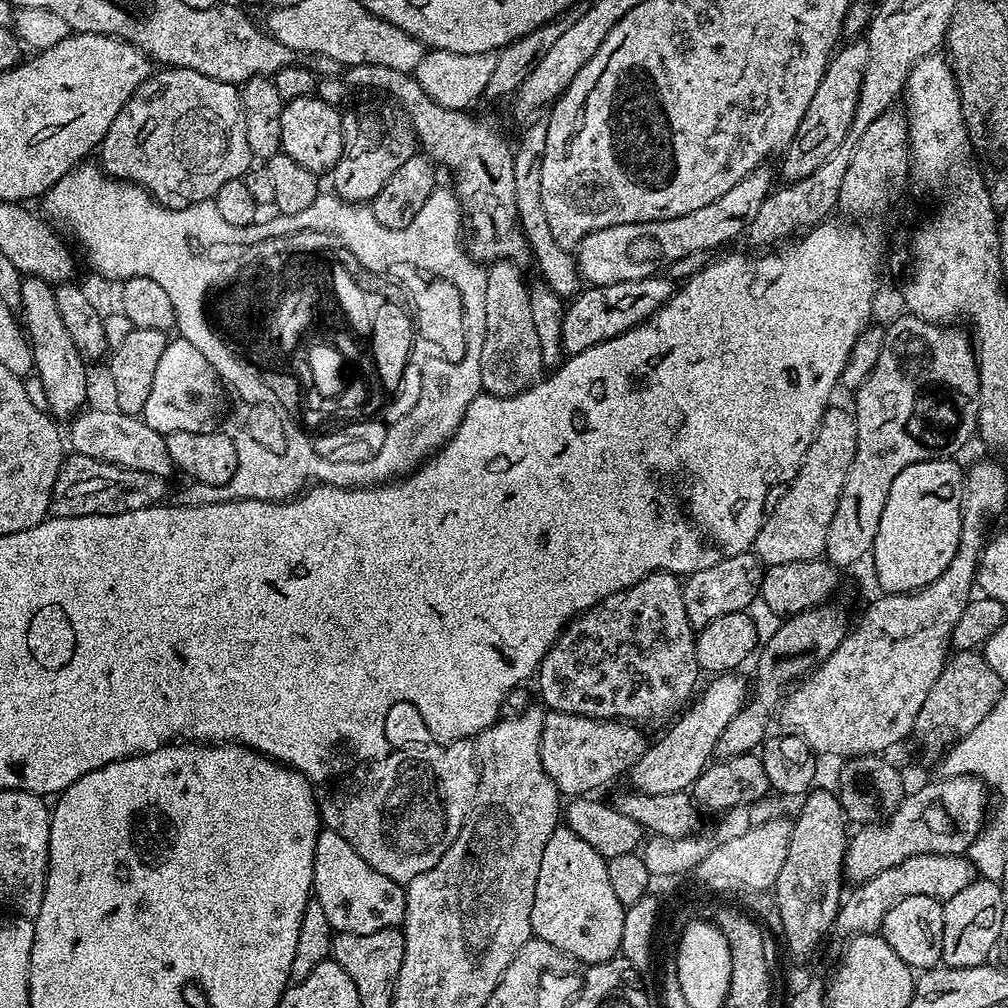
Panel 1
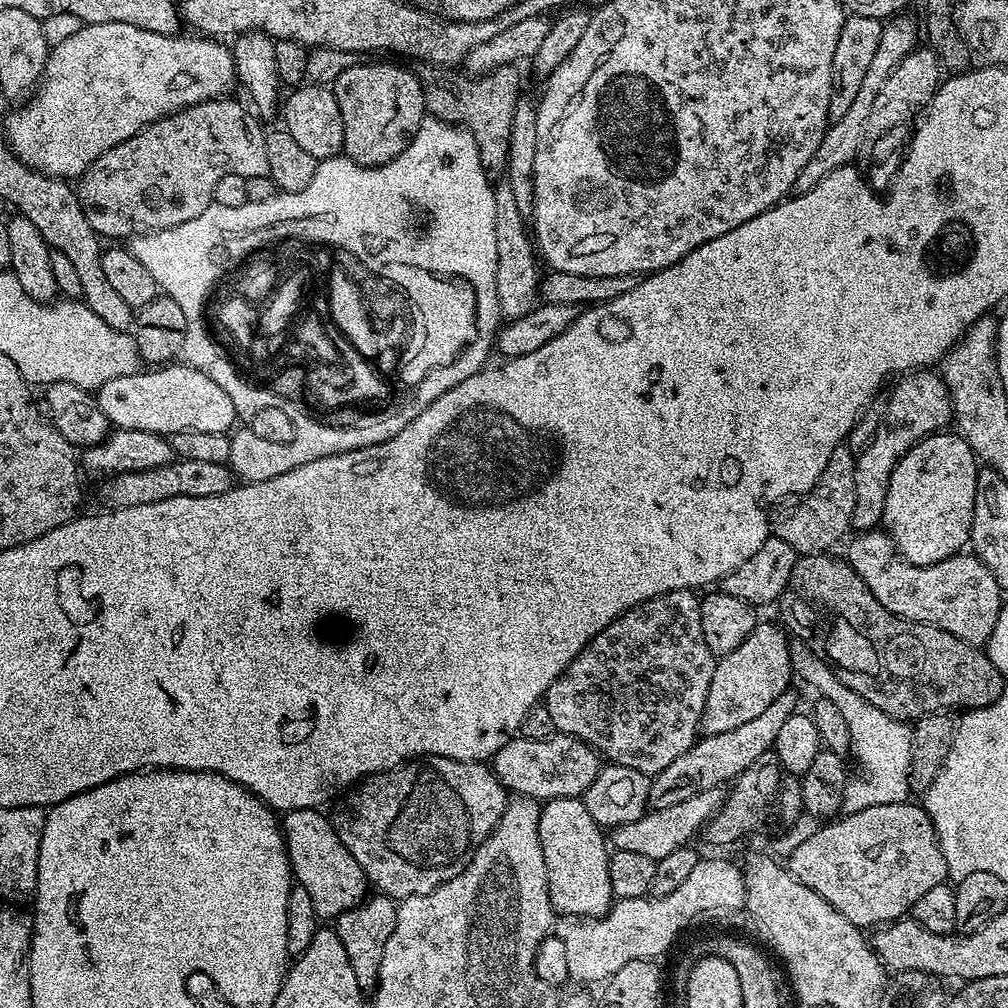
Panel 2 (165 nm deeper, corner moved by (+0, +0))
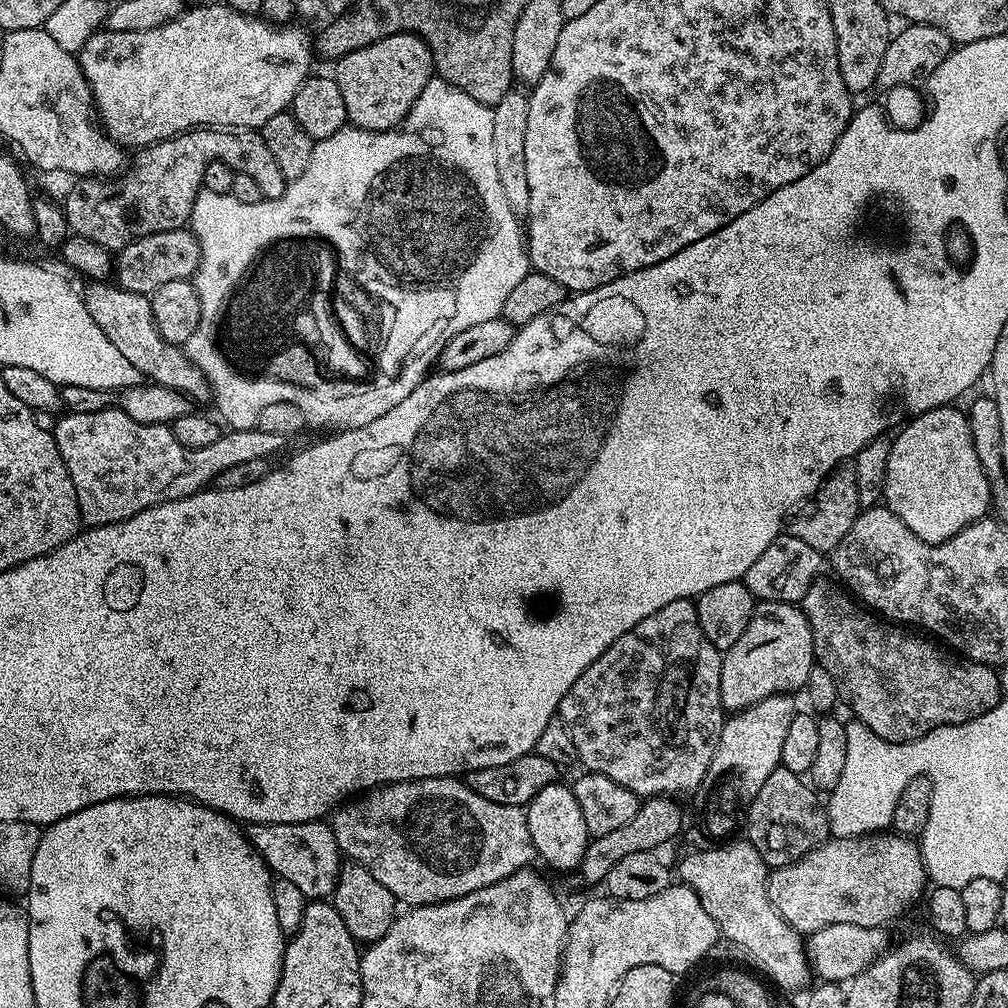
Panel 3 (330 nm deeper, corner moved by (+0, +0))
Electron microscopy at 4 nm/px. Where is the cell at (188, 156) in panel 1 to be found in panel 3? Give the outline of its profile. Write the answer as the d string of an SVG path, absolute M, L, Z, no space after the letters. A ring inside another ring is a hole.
M194 128L191 132L183 132L171 136L157 144L150 144L139 149L131 157L130 163L119 174L111 178L80 178L62 200L62 207L68 219L69 229L75 235L88 238L98 246L109 250L121 250L127 244L148 234L159 231L172 231L184 228L189 223L196 195L204 187L204 174L210 162L226 162L235 173L250 175L258 182L263 199L278 199L286 190L289 181L285 180L282 170L278 170L278 162L274 162L266 142L256 130L229 130L226 128Z

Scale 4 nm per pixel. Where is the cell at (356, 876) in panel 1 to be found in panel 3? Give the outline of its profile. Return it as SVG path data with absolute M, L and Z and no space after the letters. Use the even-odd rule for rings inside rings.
M323 819L310 822L282 822L281 824L250 824L246 835L252 848L272 869L276 876L294 882L309 901L331 897L336 889L342 863L342 853L332 833L331 823Z

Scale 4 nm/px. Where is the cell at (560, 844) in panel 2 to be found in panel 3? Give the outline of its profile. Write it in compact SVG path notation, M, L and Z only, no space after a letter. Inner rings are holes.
M557 782L538 790L538 794L534 794L526 806L526 811L530 842L534 842L537 857L560 872L579 869L590 837L586 830L586 820L582 818L582 806L578 806L578 798L574 798L571 787L567 783Z

